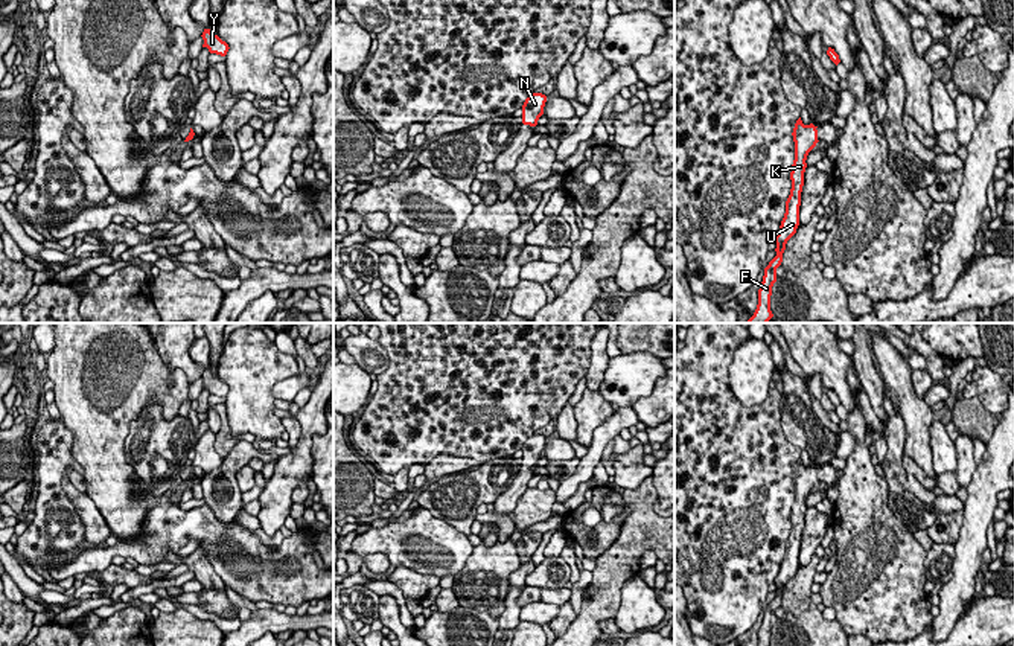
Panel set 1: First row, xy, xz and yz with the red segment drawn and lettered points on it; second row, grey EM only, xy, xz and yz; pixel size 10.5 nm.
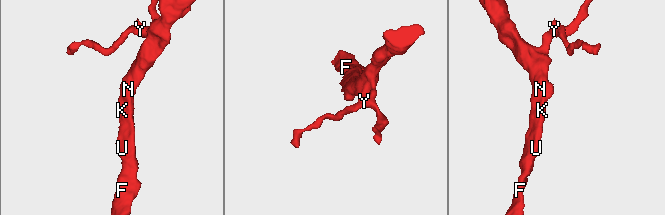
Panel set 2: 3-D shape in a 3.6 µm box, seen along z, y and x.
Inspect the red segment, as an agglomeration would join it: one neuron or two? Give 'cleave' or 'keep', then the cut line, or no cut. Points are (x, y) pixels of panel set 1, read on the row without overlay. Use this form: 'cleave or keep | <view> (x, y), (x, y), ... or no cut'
keep | no cut

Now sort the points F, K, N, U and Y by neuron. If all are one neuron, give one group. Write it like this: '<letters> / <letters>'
F K N U Y

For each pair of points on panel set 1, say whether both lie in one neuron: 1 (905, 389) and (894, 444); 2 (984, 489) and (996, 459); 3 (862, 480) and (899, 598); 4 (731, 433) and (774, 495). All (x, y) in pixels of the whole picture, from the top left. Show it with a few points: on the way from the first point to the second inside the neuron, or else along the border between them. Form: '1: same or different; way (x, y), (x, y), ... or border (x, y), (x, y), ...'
1: different; border (894, 404), (905, 425), (905, 448)
2: same; way (987, 482), (996, 466)
3: same; way (877, 509), (905, 540), (899, 549), (899, 569)
4: same; way (731, 448), (731, 453), (758, 480)

